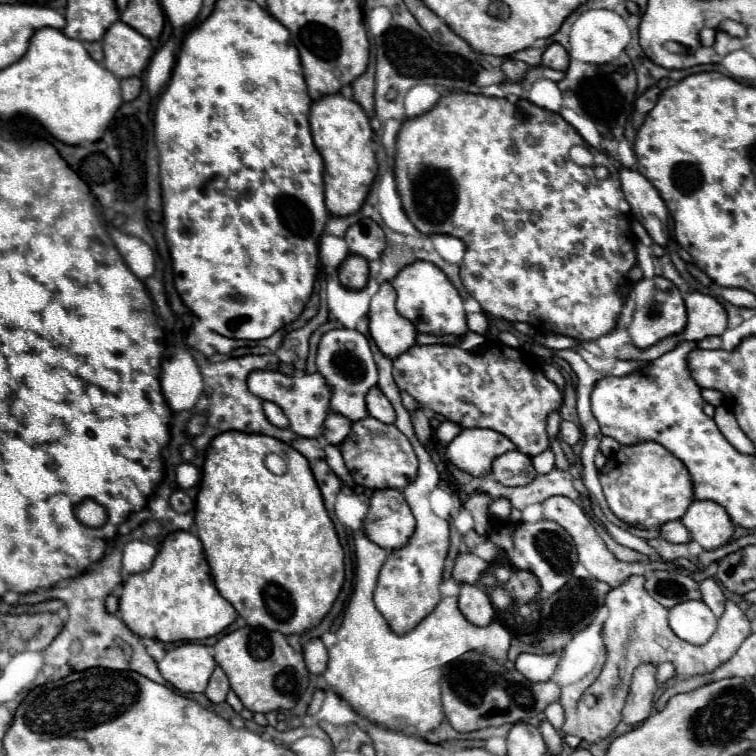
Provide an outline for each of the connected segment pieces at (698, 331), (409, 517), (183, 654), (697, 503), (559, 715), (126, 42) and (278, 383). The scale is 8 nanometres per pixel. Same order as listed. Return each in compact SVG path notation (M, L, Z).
M701 292L685 294L687 324L679 334L683 340L699 342L707 336L721 336L727 330L727 314L719 300Z
M397 488L375 490L369 500L369 512L363 518L367 536L381 548L401 548L413 532L413 514Z
M193 642L169 650L159 662L161 676L183 694L205 692L213 668L215 658L211 654L211 648Z
M693 500L689 510L685 512L685 516L681 518L681 522L691 532L691 540L699 542L705 550L715 550L715 548L727 544L733 536L733 522L731 522L729 514L725 512L723 506L719 506L717 502L711 502L711 500Z
M559 702L549 704L549 706L545 708L545 716L547 716L547 720L553 724L555 730L561 730L563 720L565 720L565 712L563 712L563 706L561 706Z
M117 20L103 36L103 52L103 66L117 78L129 78L143 76L153 56L153 46L149 38Z
M253 370L247 376L247 386L261 400L269 400L269 402L275 402L277 406L281 406L281 410L289 418L289 428L297 436L315 438L315 440L323 438L323 420L329 414L331 390L319 372L313 372L313 374L297 372L293 376L287 376L277 370Z

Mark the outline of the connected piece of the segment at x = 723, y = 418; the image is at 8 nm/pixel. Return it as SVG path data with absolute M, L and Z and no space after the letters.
M717 406L713 420L715 420L715 424L719 426L721 434L723 434L741 454L755 454L753 442L751 442L751 440L745 436L745 432L739 428L737 418L733 416L731 410L727 410L725 406Z

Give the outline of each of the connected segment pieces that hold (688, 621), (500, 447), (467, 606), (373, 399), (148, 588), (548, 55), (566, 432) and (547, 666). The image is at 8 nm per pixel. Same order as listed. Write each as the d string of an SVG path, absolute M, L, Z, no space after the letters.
M687 600L669 610L669 624L683 640L705 644L717 628L717 618L703 600Z
M465 428L447 446L447 458L469 474L485 476L493 460L509 450L515 450L515 444L507 436L485 428Z
M461 584L459 608L465 614L465 618L477 626L491 624L495 618L495 608L489 600L487 590L477 584Z
M373 386L367 396L365 396L365 402L367 402L367 412L385 422L385 424L393 424L395 422L395 410L391 406L391 402L387 400L387 396L379 390L379 386Z
M177 530L161 542L153 568L131 574L125 580L119 596L119 616L137 636L181 642L221 634L237 618L237 612L215 588L199 538Z
M553 42L543 52L541 64L549 66L549 68L555 68L555 70L567 70L567 66L569 66L569 54L567 54L567 50L559 42Z
M561 420L561 426L559 426L559 436L563 442L567 442L569 446L577 444L579 438L581 438L581 432L577 428L577 424L573 422L567 422L567 420Z
M519 654L515 660L515 668L533 682L545 682L553 676L559 662L559 654Z

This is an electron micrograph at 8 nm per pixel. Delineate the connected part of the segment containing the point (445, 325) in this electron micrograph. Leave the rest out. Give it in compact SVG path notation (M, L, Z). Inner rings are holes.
M417 260L409 266L405 266L393 280L393 288L397 290L397 312L413 320L413 326L417 332L433 334L433 336L457 336L461 338L467 334L467 314L463 306L463 298L451 284L451 280L445 276L445 272L425 260Z

